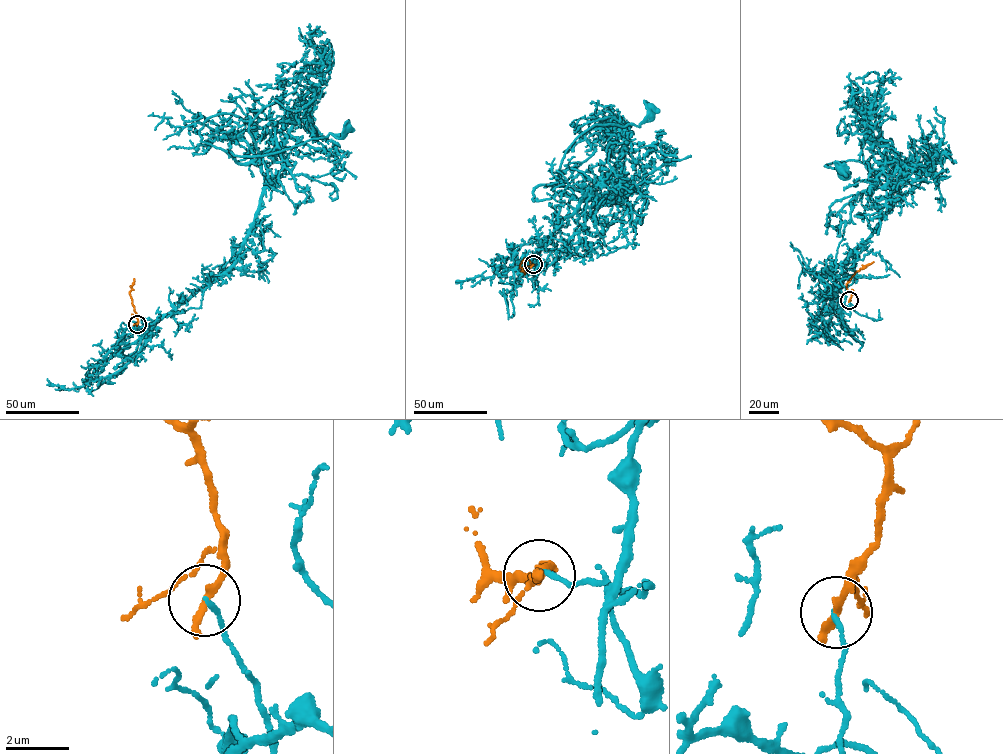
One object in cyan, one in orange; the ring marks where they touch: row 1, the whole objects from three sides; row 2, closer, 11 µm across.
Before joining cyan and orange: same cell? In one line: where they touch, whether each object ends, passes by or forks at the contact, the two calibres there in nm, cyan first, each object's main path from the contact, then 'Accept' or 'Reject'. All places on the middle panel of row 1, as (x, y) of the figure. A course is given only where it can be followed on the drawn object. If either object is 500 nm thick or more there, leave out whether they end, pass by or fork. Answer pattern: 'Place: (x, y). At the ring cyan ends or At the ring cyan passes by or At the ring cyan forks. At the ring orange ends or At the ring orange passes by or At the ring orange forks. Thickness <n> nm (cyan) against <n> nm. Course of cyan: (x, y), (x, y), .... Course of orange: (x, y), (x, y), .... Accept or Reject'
Place: (533, 264). At the ring cyan ends. At the ring orange ends. Thickness 140 nm (cyan) against 320 nm. Course of cyan: (533, 264), (583, 197), (614, 202), (580, 201), (561, 180), (564, 154), (594, 125), (639, 126), (652, 108). Course of orange: (533, 264), (526, 258), (521, 261), (519, 267), (525, 274). Reject

